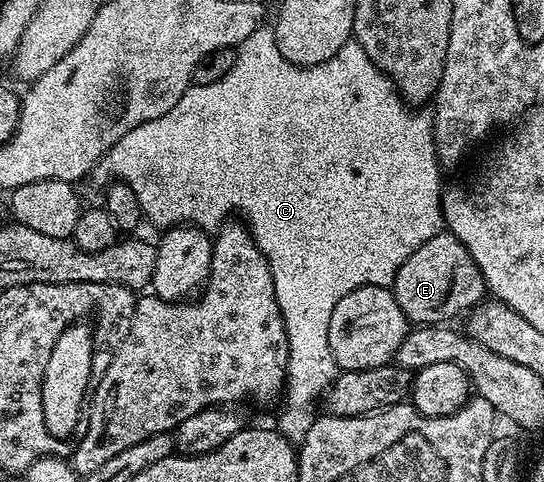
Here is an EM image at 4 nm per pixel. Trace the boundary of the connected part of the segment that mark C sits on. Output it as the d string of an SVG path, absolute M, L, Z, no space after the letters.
M262 25L254 33L250 33L250 37L246 37L246 41L242 41L239 47L236 48L236 60L234 61L234 69L230 69L230 73L226 73L226 77L222 77L222 81L214 81L214 85L193 85L186 89L186 93L182 93L182 97L178 101L178 105L174 105L174 109L170 109L170 113L166 113L162 117L158 117L154 121L146 121L142 125L138 125L134 129L130 129L115 145L110 148L107 155L102 160L102 168L108 175L116 175L123 182L128 184L130 190L134 193L134 197L138 201L143 218L148 219L154 226L159 229L167 229L169 227L178 227L181 224L198 226L203 229L216 229L221 226L229 217L237 211L239 218L246 224L248 232L252 234L252 240L258 245L258 249L266 257L266 261L270 265L270 273L274 277L274 293L278 301L278 309L282 313L282 321L286 327L286 341L288 342L288 378L284 384L282 392L282 400L284 399L284 412L280 415L280 424L278 430L280 434L285 435L294 445L300 444L306 437L306 433L310 429L314 412L312 406L315 403L321 402L322 396L327 392L328 386L336 380L338 368L332 350L330 349L330 313L334 313L334 305L338 305L338 301L342 301L342 297L346 297L346 293L350 293L359 287L387 287L391 288L395 281L395 275L398 269L402 268L403 262L420 245L423 245L435 234L443 232L444 226L444 208L442 206L442 182L440 183L440 171L442 172L442 164L436 158L436 142L434 141L434 133L432 132L432 117L431 114L424 109L413 109L409 104L405 103L400 92L397 91L395 85L391 83L378 69L378 65L374 65L374 61L370 61L370 57L366 57L366 53L355 41L349 41L346 45L342 45L342 49L338 49L338 53L334 57L330 57L330 61L322 61L318 65L310 65L309 67L299 67L290 61L286 61L286 57L282 57L282 53L278 53L278 41L276 40L275 30L271 26Z

